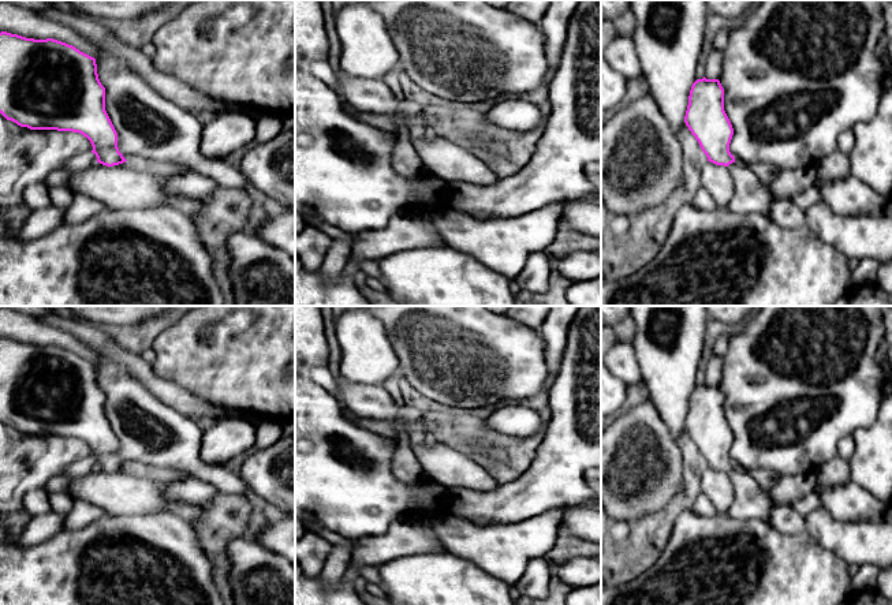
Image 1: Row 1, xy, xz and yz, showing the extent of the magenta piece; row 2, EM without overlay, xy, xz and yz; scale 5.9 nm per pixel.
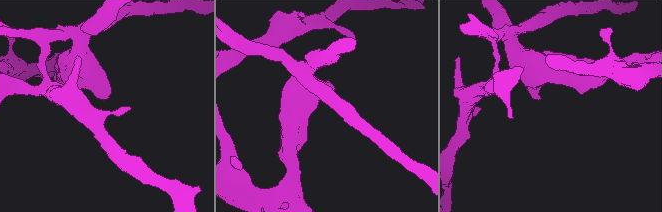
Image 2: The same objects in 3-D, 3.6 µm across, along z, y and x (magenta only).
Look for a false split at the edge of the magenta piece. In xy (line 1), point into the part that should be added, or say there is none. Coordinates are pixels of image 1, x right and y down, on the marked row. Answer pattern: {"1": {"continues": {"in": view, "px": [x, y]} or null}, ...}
{"1": {"continues": null}}

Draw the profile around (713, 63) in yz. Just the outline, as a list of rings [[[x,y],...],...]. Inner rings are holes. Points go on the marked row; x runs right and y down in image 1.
[[[714,48],[709,52],[705,67],[706,79],[719,79],[721,74],[723,55],[724,55],[723,52]]]

